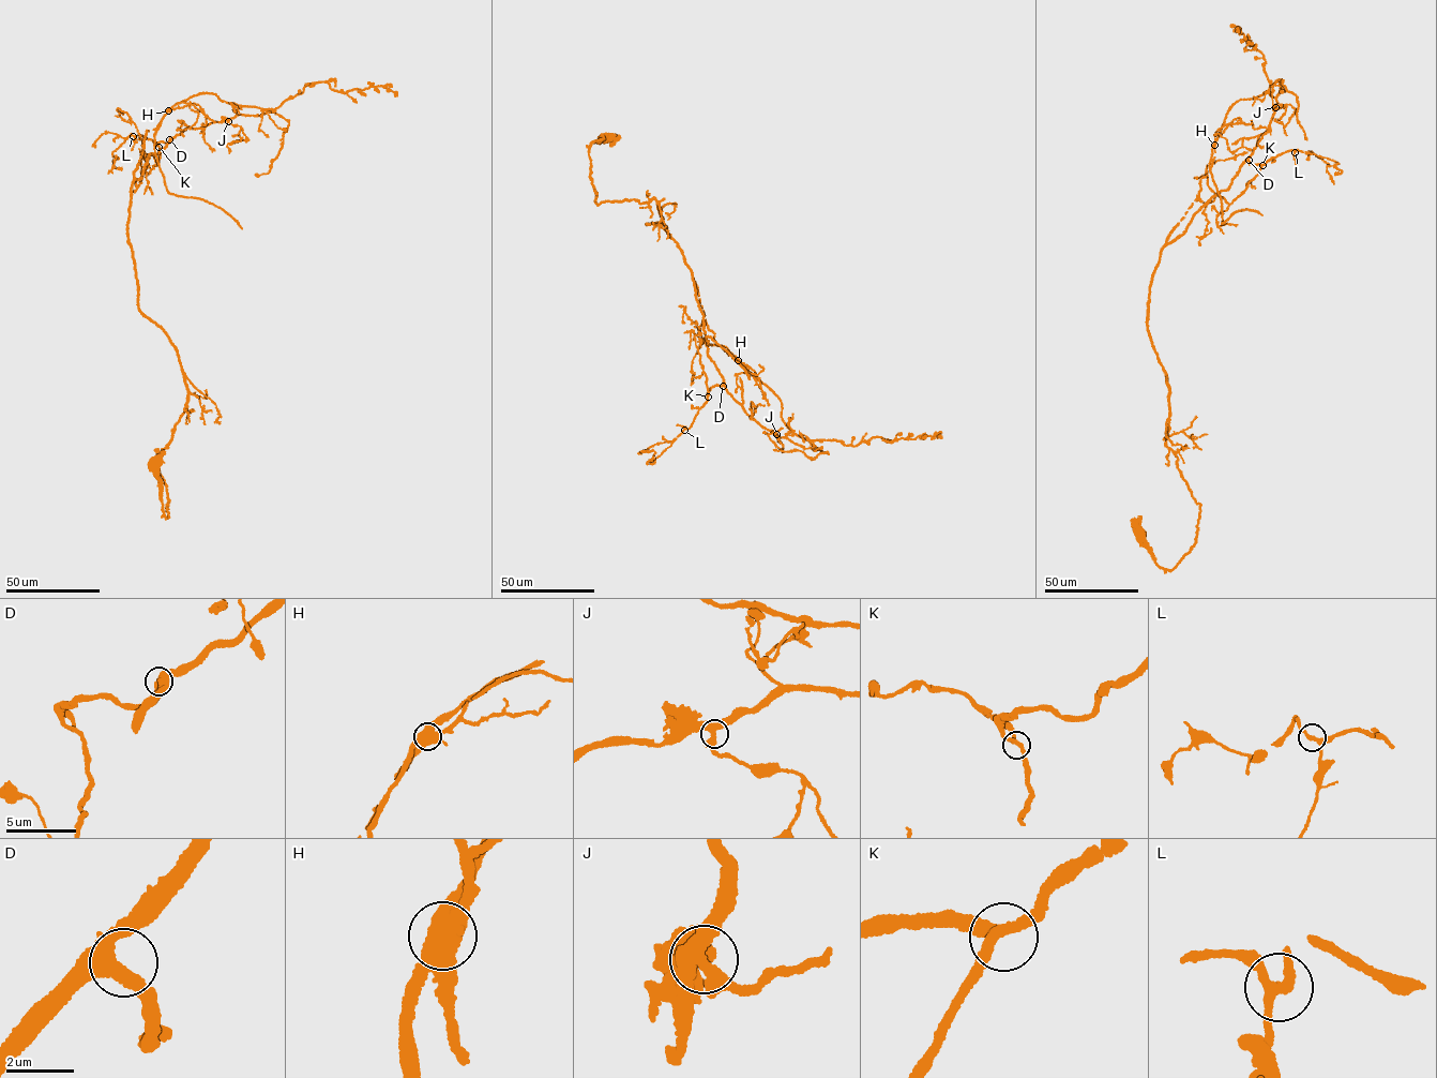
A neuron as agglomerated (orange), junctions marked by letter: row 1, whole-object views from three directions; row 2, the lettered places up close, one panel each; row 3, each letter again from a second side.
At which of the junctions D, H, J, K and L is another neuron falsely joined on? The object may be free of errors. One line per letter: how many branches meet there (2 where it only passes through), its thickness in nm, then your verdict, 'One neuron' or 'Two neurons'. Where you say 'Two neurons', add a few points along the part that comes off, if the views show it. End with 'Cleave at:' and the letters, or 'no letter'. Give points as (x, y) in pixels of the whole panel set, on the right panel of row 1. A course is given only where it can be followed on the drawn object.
D: Branches: 3. Thickness 360 nm. One neuron
H: Branches: 4. Thickness 550 nm. Two neurons. Course of the part to remove: (1214, 145), (1231, 107), (1261, 95), (1271, 84), (1264, 55), (1237, 27), (1238, 32)
J: Branches: 3. Thickness 360 nm. One neuron
K: Branches: 3. Thickness 280 nm. One neuron
L: Branches: 3. Thickness 220 nm. One neuron
Cleave at: H

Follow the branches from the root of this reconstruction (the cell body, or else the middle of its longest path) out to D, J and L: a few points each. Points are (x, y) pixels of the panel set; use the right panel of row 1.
D: (1139, 532), (1174, 569), (1199, 511), (1166, 445), (1151, 279), (1163, 249), (1249, 160)
J: (1139, 532), (1174, 569), (1199, 511), (1166, 445), (1153, 272), (1275, 107)
L: (1139, 532), (1174, 569), (1199, 511), (1166, 445), (1169, 388), (1147, 324), (1161, 251), (1245, 161), (1295, 152)

